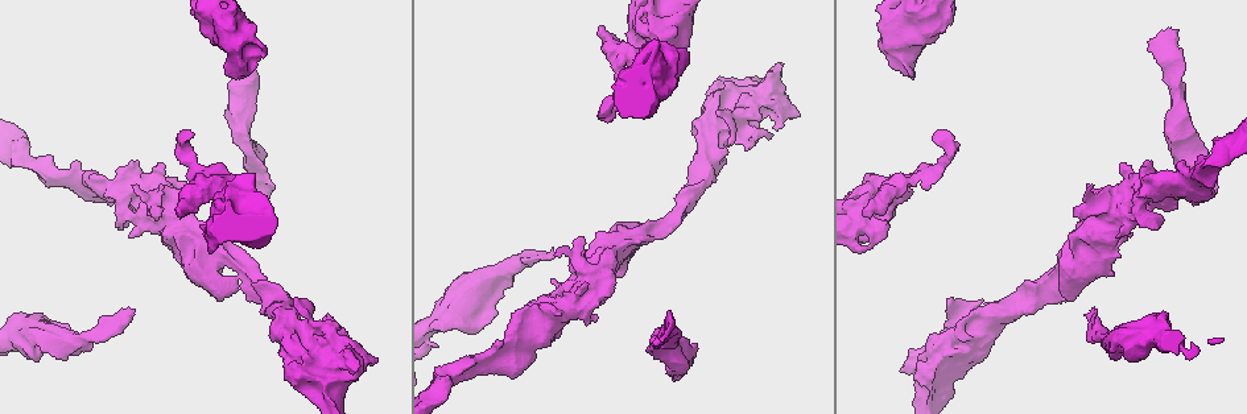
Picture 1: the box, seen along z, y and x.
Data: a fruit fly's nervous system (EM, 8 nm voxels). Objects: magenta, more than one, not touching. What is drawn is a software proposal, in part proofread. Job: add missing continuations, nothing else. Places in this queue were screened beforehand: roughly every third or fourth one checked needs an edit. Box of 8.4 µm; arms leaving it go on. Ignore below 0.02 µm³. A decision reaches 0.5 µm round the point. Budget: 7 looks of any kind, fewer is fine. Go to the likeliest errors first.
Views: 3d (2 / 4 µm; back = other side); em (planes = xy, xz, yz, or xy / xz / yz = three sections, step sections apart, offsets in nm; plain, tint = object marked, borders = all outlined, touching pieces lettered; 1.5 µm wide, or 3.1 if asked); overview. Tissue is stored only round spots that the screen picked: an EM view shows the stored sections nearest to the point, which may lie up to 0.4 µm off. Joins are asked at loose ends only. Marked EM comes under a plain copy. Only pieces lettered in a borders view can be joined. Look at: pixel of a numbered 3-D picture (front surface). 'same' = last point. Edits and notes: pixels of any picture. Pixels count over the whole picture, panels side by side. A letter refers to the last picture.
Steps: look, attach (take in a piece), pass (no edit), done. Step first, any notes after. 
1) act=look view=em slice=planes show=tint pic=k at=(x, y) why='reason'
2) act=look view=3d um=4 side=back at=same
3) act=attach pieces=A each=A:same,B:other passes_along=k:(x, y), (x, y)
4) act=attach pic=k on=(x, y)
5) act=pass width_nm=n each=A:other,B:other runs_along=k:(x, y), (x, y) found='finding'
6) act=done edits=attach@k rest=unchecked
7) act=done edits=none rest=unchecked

act=look view=em slice=planes show=borders pic=1 at=(551, 258) why='an open end'

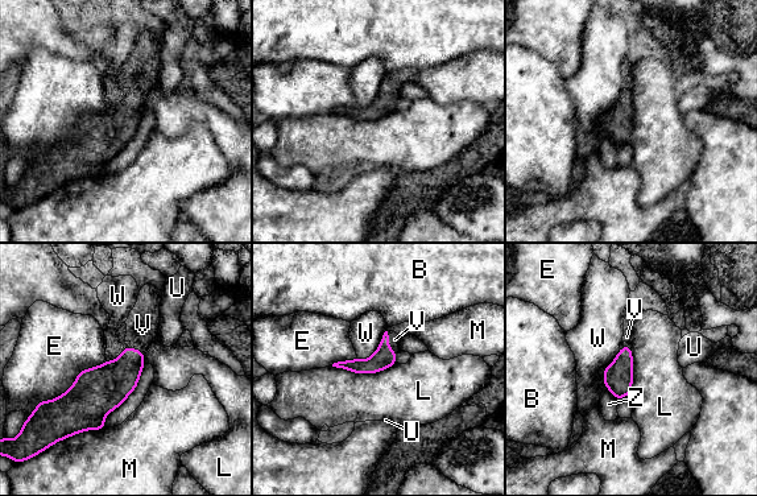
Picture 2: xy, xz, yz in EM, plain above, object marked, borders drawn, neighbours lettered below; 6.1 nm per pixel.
act=attach pieces=V each=B:other,E:other,L:other,M:other,U:other,V:same,W:other,Z:other found='it goes on there'

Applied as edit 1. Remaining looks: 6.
act=look view=overview why='see it whole again'

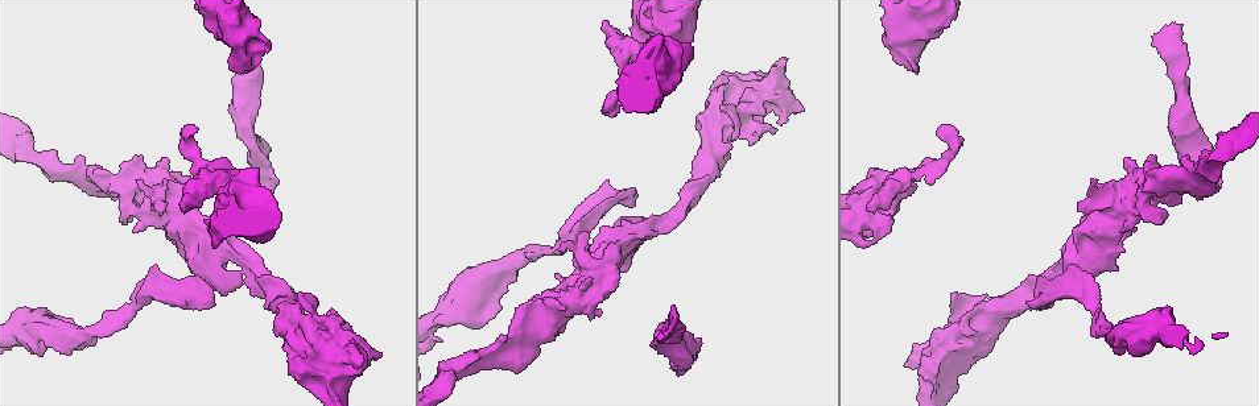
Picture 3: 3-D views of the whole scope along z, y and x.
act=look view=3d um=2 pic=3 at=(673, 319) why='long arm stops here'

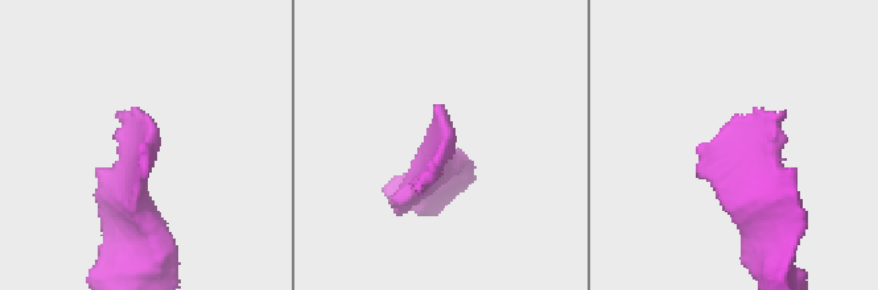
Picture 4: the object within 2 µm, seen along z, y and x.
act=look view=em slice=xz step=4 show=borders pic=4 at=(739, 118) why='need the tissue'

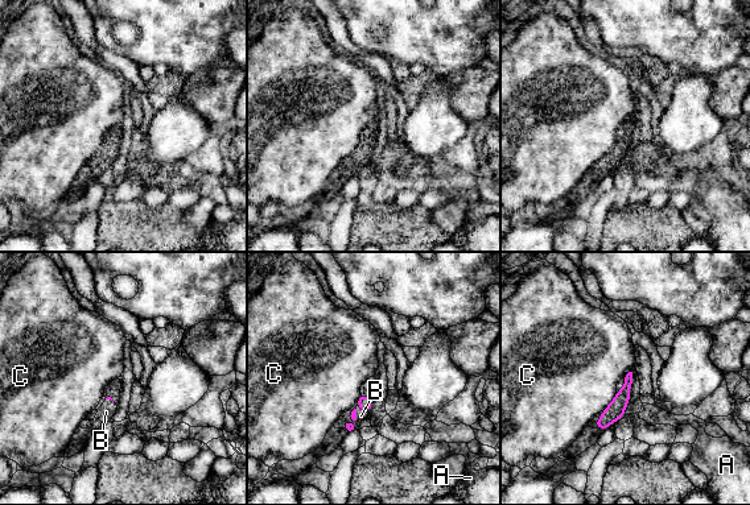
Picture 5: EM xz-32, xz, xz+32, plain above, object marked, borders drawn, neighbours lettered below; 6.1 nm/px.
act=look view=em slice=planes show=borders at=same

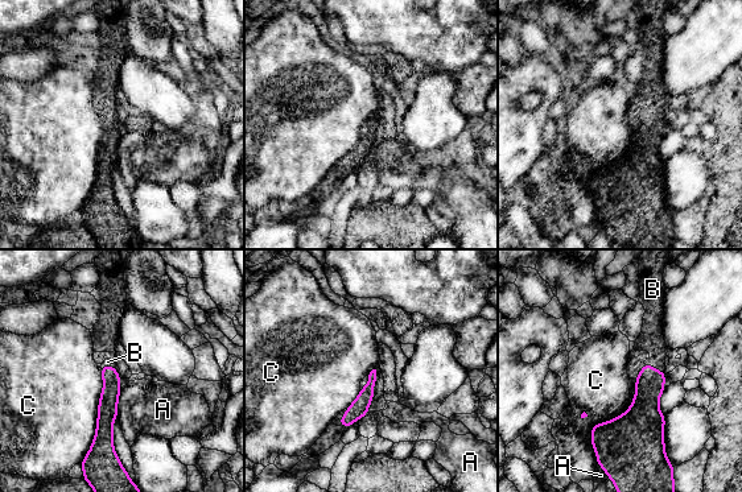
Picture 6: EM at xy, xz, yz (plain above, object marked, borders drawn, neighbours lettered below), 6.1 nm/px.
act=attach pieces=B each=A:other,B:same,C:other passes_along=6:(650, 383), (654, 368), (651, 339) found='the neuron continues'

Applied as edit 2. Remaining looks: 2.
act=look view=overview why='see it whole again'

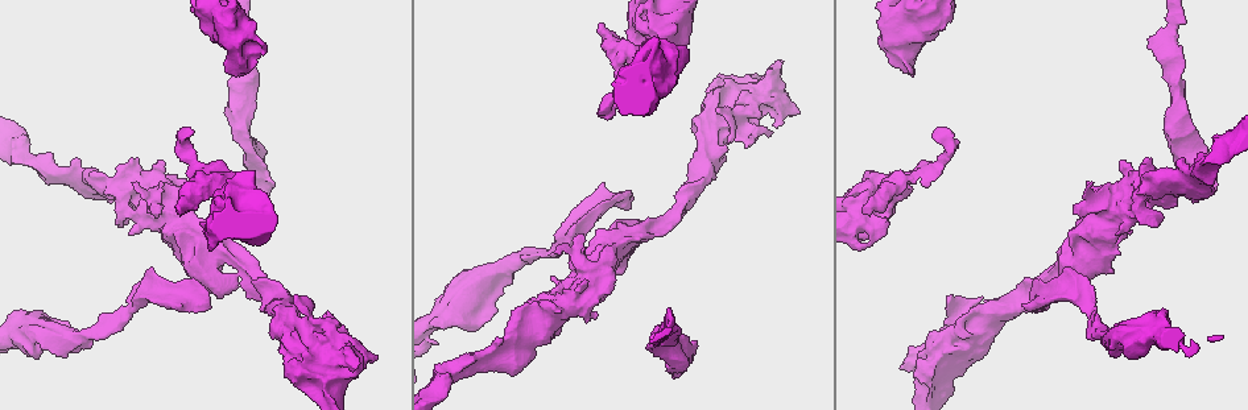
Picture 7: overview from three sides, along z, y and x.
act=look view=em slice=planes show=borders pic=7 at=(325, 314) why='branch stops here'

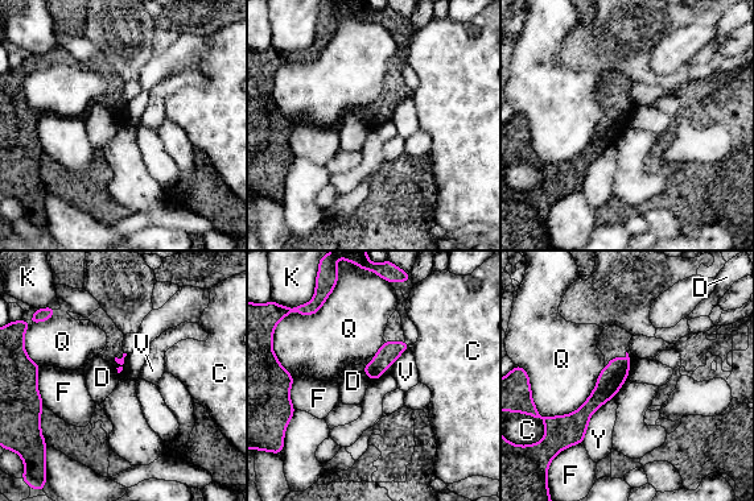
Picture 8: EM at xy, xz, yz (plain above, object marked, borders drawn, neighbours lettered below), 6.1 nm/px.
act=pass each=C:other,D:other,F:other,K:other,Q:other,V:other,Y:other found='no lettered piece goes on from it'

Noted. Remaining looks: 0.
act=done edits=attach@2,attach@6 rest=unchecked

